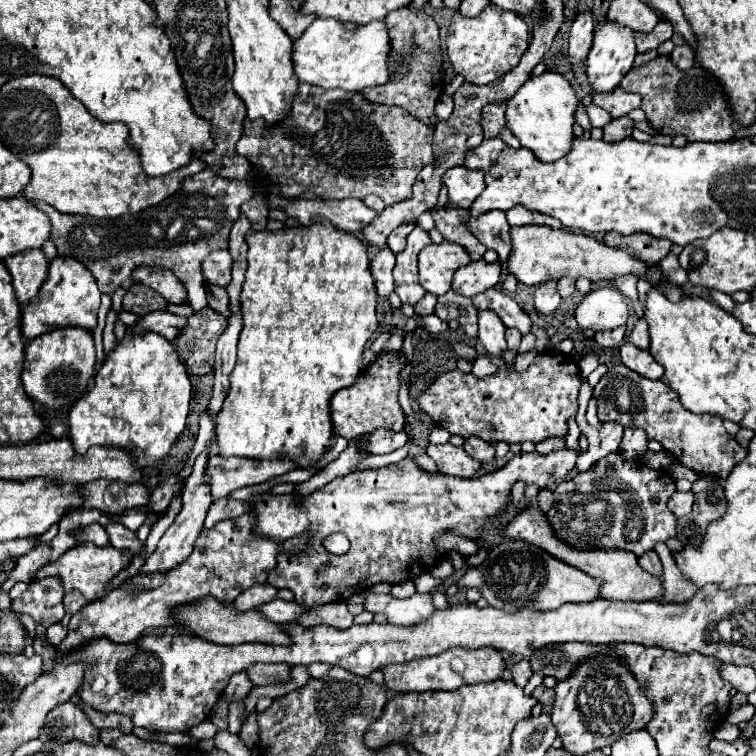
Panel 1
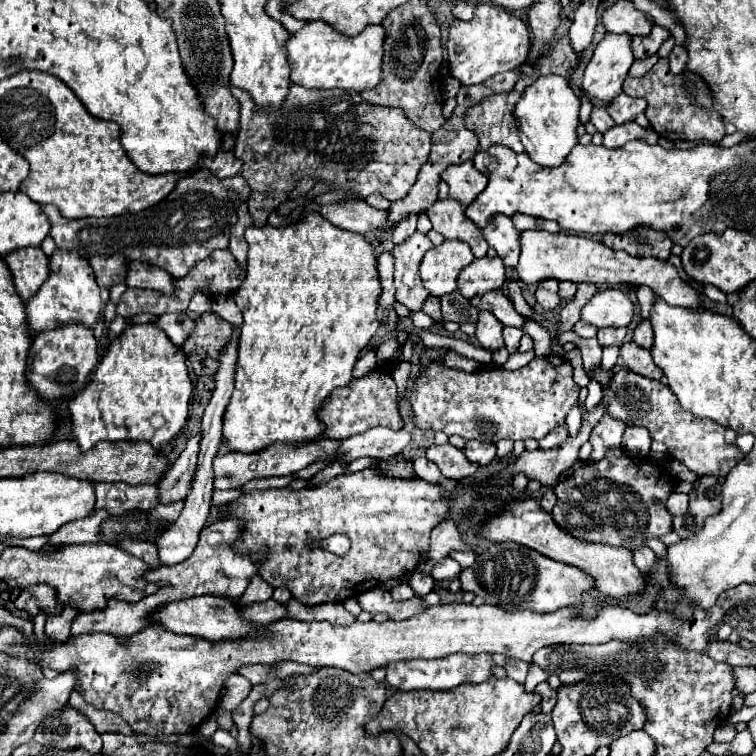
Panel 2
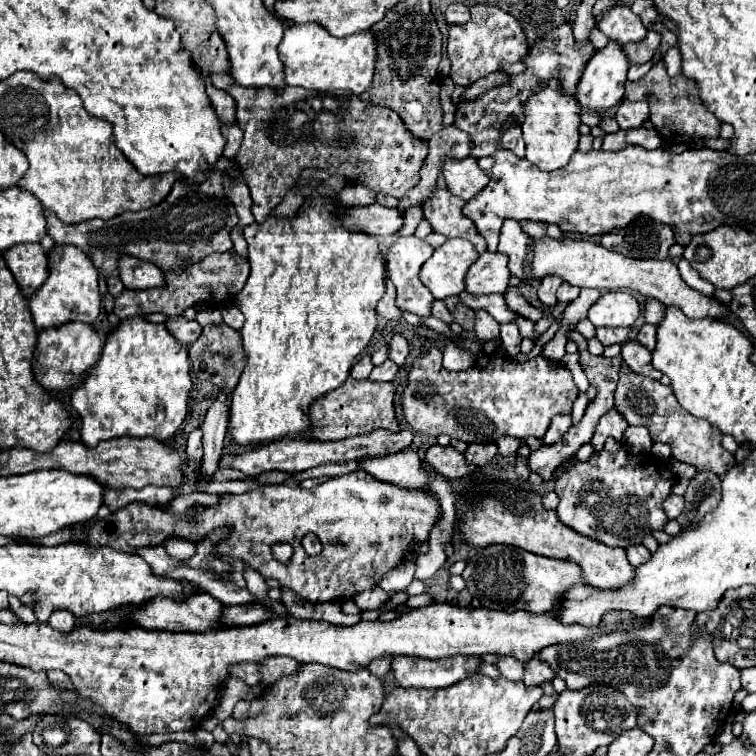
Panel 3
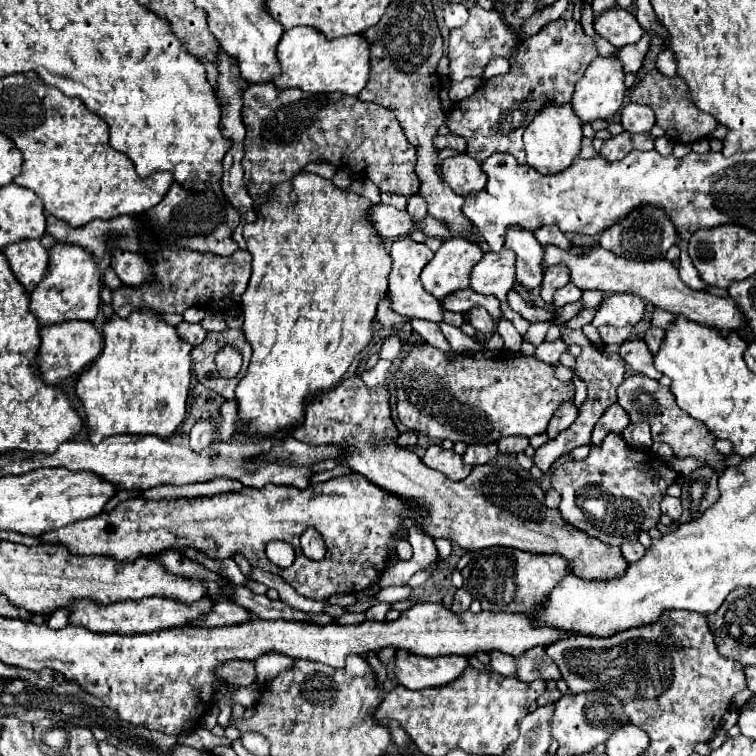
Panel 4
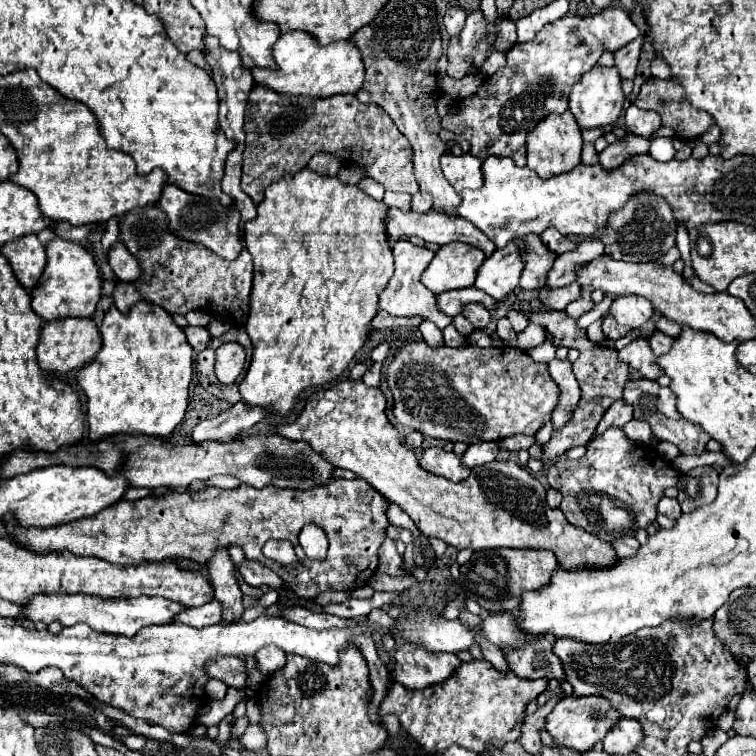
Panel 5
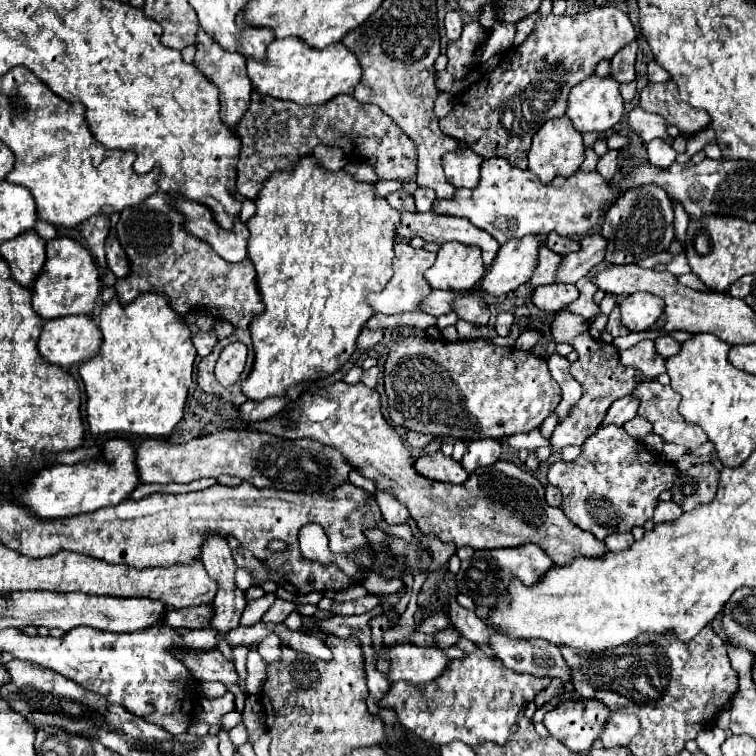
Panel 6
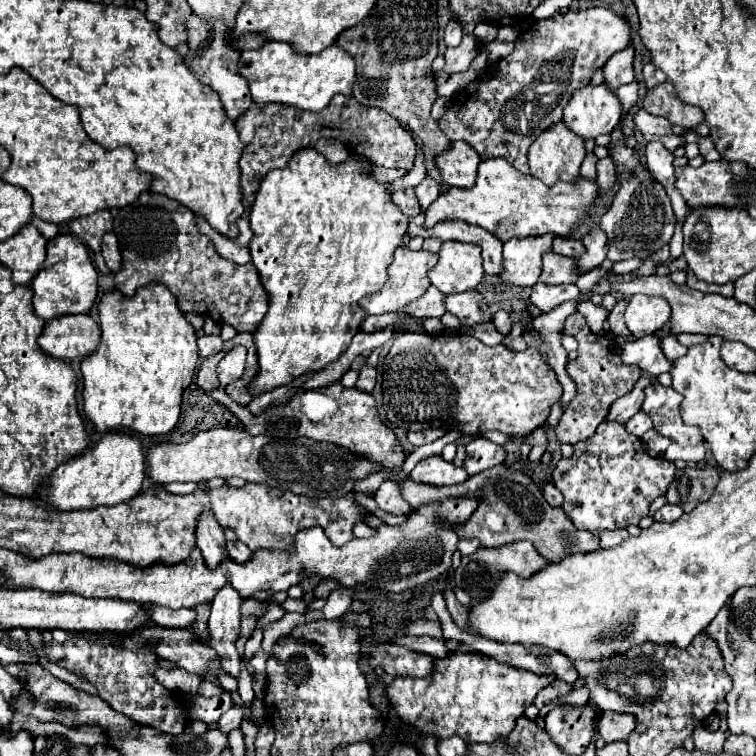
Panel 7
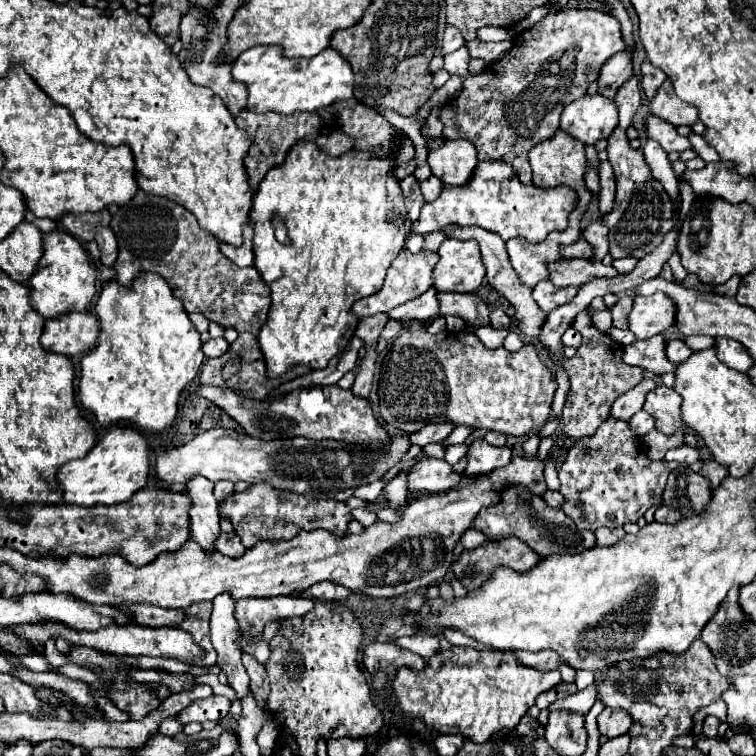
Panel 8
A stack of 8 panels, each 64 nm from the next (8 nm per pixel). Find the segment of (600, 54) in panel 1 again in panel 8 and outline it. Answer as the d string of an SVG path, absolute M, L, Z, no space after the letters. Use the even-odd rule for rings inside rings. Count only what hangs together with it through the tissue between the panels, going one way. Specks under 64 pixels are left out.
M598 92L584 94L564 108L560 126L582 144L594 144L600 138L608 138L618 126L616 102Z

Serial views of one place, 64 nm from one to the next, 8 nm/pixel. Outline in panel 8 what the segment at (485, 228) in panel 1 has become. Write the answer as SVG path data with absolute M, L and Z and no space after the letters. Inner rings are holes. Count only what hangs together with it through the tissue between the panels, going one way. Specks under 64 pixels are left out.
M562 258L558 262L548 264L548 280L554 286L582 286L592 278L612 278L618 272L612 266L604 266L602 262L588 262L588 260L580 260L580 258Z

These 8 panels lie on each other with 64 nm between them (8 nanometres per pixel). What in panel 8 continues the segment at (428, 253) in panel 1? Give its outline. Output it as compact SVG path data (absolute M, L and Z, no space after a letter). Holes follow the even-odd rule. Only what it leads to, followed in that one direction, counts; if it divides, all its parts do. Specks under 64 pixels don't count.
M446 238L442 242L442 246L438 248L438 264L434 268L434 286L440 292L474 292L482 280L484 280L484 264L480 258L480 248L478 242L470 240L470 242L462 242L462 240L454 240L454 238Z

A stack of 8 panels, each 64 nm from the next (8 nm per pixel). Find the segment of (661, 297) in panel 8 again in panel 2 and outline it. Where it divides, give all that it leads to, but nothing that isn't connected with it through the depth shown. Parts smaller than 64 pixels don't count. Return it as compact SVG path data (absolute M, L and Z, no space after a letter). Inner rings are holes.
M618 288L600 290L592 296L588 304L584 304L580 312L580 320L596 326L596 328L614 328L628 326L634 316L632 300Z

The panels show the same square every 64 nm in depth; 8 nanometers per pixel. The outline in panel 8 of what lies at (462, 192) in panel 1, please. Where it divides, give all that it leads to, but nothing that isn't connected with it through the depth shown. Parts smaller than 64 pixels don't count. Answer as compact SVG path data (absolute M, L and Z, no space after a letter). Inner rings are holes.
M446 140L440 150L428 154L432 174L448 186L464 186L478 164L476 148L466 140Z

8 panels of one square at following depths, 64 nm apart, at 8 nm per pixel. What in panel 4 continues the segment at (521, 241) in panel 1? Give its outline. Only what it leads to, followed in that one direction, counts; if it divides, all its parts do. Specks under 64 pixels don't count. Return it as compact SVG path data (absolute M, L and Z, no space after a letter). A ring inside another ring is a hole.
M544 246L544 258L542 258L542 270L550 266L560 266L566 264L570 270L570 282L576 284L580 290L602 290L608 294L614 292L630 292L642 298L648 298L654 306L668 310L672 314L682 314L692 322L700 322L706 326L714 326L722 330L724 334L730 330L736 330L744 326L744 316L740 310L736 310L736 304L732 298L718 298L708 292L698 292L688 288L680 276L676 266L670 260L648 260L648 262L638 262L638 260L626 260L622 256L616 256L600 246L590 246L582 254L574 254L572 248L562 250L558 246Z

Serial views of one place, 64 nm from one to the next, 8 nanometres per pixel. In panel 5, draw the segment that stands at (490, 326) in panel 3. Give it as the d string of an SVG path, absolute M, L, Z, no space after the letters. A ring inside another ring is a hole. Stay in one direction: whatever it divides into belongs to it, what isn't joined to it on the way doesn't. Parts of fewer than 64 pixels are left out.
M468 304L468 306L464 306L462 314L464 314L464 316L472 322L472 326L478 328L478 330L488 328L488 324L490 324L490 312L488 312L484 306L480 306L480 304Z

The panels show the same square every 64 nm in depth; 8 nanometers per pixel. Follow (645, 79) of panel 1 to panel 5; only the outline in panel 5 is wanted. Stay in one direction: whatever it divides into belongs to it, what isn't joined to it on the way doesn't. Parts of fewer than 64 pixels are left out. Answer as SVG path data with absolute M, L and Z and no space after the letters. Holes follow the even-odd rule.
M648 78L638 96L636 96L636 102L634 102L638 108L646 108L646 110L654 110L660 114L662 118L662 126L668 126L668 128L674 128L674 134L676 138L680 140L696 140L700 138L712 124L714 124L714 118L708 114L708 112L702 112L702 110L696 110L694 106L690 106L690 102L686 100L684 96L684 88L680 86L678 80L660 80L660 78Z

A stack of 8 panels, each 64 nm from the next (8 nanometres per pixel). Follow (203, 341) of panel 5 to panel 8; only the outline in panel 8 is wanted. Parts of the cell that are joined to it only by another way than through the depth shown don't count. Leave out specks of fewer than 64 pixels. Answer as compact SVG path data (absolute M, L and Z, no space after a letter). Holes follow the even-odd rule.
M210 338L208 342L202 344L202 352L206 358L222 356L226 350L228 350L228 342L224 338Z

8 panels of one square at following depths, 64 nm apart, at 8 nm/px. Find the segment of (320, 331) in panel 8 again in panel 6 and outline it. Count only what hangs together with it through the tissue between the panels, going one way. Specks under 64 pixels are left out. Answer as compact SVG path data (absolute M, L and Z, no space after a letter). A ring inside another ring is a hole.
M312 156L304 158L304 162L300 162L300 166L296 166L296 170L272 174L272 178L268 178L268 182L264 184L264 196L260 190L260 198L256 200L256 216L252 216L246 222L246 226L250 230L248 258L256 266L256 284L258 284L258 292L260 292L262 302L264 302L264 312L256 314L254 320L250 322L250 334L252 334L252 342L254 342L254 366L252 366L252 372L248 374L248 378L242 382L242 392L246 394L248 400L262 402L270 396L284 398L286 390L290 386L328 378L330 374L338 372L350 360L350 356L356 350L356 340L358 340L362 328L374 316L372 306L366 302L368 294L384 290L384 286L392 278L392 258L394 258L392 248L394 248L394 236L396 236L394 228L398 224L400 224L400 212L396 212L384 198L376 198L374 186L370 186L366 182L356 182L350 174L346 174L342 170L326 172L324 168L320 168L316 164L316 160Z

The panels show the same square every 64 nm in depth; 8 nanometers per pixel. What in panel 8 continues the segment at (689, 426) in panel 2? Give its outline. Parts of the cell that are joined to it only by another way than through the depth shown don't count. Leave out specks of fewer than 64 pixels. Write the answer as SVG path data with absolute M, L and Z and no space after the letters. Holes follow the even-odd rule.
M660 384L652 392L648 392L644 410L648 410L648 414L654 416L656 428L662 434L672 436L678 430L682 430L684 432L684 444L696 446L698 444L696 434L680 418L680 404L682 404L680 394L676 394L674 388L666 388L666 386Z

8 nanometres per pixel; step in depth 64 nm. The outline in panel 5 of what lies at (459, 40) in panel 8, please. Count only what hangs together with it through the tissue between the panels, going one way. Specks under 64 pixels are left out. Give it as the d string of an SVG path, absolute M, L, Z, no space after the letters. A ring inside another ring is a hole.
M452 6L452 8L444 14L444 26L446 26L446 32L448 32L450 36L460 34L460 30L464 28L464 22L466 22L466 12L464 12L460 6Z

